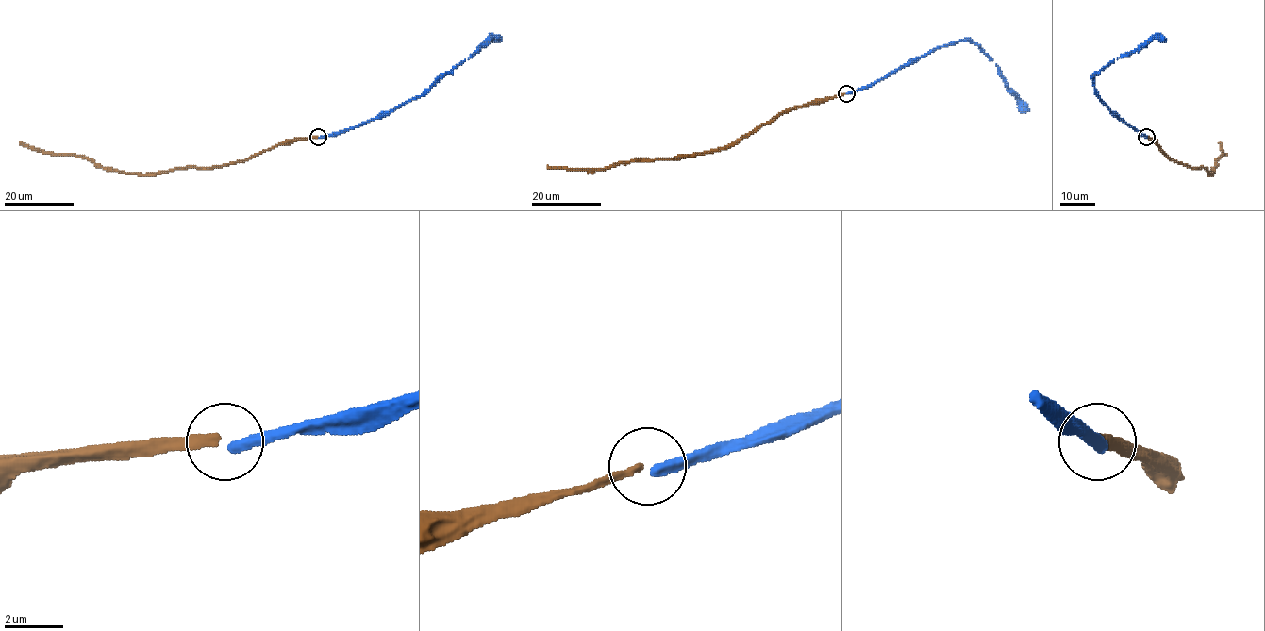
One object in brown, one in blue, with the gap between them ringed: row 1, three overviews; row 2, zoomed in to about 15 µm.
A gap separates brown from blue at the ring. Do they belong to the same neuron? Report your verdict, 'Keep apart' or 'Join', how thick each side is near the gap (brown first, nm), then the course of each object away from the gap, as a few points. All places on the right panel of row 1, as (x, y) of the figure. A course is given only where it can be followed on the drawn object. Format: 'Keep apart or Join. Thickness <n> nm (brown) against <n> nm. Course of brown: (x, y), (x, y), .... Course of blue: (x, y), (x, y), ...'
Keep apart. Thickness 280 nm (brown) against 360 nm. Course of brown: (1146, 137), (1172, 159), (1185, 166), (1205, 168), (1210, 174), (1222, 156), (1220, 141). Course of blue: (1146, 137), (1099, 99), (1094, 76), (1114, 59), (1141, 48), (1153, 38), (1162, 38), (1165, 41)

